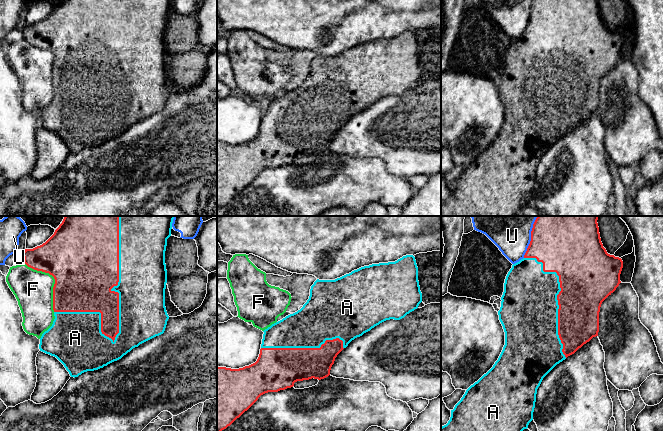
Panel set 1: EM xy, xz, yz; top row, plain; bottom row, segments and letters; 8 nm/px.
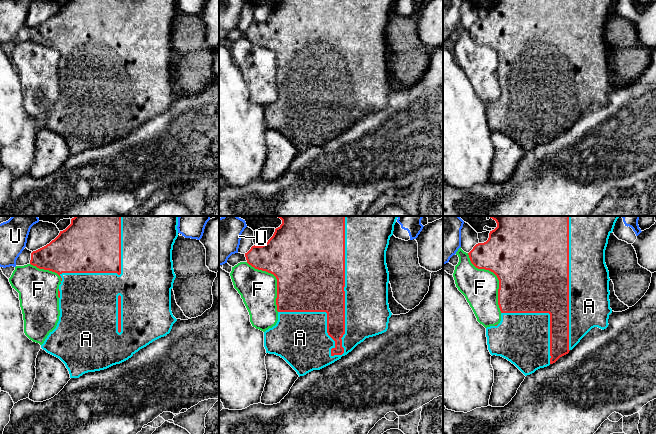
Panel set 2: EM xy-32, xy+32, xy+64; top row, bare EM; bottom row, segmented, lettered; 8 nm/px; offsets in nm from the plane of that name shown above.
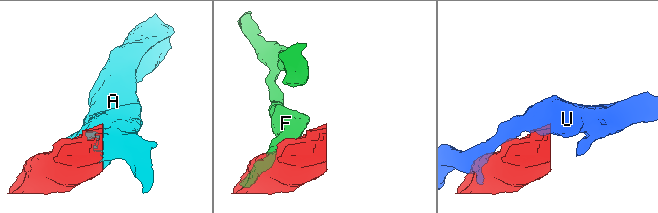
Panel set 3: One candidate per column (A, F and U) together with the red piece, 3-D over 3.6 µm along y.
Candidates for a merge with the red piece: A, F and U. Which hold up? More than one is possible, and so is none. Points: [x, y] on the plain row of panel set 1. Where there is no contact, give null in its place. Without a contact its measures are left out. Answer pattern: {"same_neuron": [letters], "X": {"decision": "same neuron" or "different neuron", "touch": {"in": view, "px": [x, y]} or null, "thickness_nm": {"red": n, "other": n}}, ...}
{"same_neuron": ["A"], "A": {"decision": "same neuron", "touch": {"in": "xy", "px": [116, 61]}, "thickness_nm": {"red": 460, "other": 380}}, "F": {"decision": "different neuron", "touch": {"in": "xy", "px": [54, 54]}, "thickness_nm": {"red": 500, "other": 320}}, "U": {"decision": "different neuron", "touch": {"in": "yz", "px": [530, 17]}, "thickness_nm": {"red": 380, "other": 260}}}

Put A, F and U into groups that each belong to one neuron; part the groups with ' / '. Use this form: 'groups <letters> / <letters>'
groups A / F / U

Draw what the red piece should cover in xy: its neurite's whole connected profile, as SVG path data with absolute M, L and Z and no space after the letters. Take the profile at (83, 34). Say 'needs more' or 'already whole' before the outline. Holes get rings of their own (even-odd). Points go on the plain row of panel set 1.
needs more; M60 0L45 19L25 25L24 40L49 49L55 55L55 95L40 114L40 127L56 133L75 154L84 148L103 144L140 120L163 110L169 95L165 83L165 27L171 5L172 0Z

